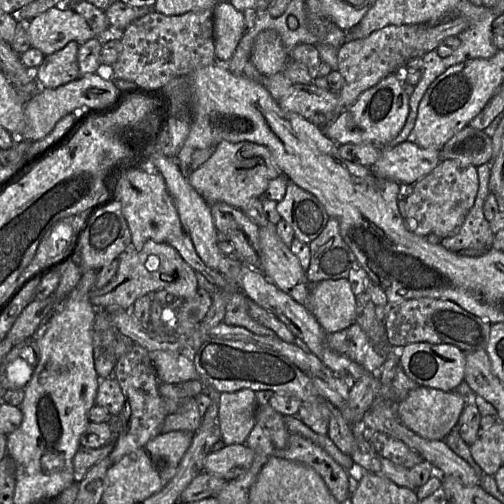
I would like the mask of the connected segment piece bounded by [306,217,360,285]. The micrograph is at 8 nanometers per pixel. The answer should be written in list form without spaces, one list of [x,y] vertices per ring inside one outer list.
[[[329,218],[320,235],[309,243],[309,249],[310,265],[306,275],[310,285],[324,280],[348,279],[350,271],[360,266],[354,253],[341,237],[339,222],[336,218]]]

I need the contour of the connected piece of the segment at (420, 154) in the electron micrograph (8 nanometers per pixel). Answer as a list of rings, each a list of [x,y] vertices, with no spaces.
[[[407,139],[396,146],[383,147],[370,170],[380,179],[413,185],[431,173],[440,162],[440,151],[421,148]]]

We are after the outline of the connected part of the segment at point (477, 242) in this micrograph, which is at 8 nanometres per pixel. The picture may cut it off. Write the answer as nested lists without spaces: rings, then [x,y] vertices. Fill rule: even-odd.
[[[490,163],[477,167],[479,189],[475,202],[454,235],[442,239],[441,245],[449,251],[459,252],[465,249],[492,249],[494,234],[483,214],[483,207],[489,191]]]

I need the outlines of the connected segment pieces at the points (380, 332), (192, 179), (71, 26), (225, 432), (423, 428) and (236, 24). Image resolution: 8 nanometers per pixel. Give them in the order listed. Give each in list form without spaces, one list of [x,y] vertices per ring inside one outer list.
[[[367,291],[356,296],[356,323],[362,328],[380,355],[387,357],[393,351],[387,336],[385,321],[377,318],[376,305]]]
[[[248,141],[220,142],[205,163],[186,174],[190,185],[209,205],[224,202],[240,210],[266,192],[269,181],[280,175],[268,148]]]
[[[57,6],[26,23],[31,46],[45,56],[62,49],[70,41],[79,44],[94,37],[87,21],[71,6]]]
[[[250,389],[220,394],[218,423],[221,440],[227,446],[246,442],[258,406],[255,392]]]
[[[418,386],[395,405],[396,414],[401,422],[421,437],[428,440],[444,440],[457,425],[469,400],[454,392]]]
[[[230,2],[218,3],[214,8],[213,24],[215,57],[225,64],[244,35],[244,15]]]

